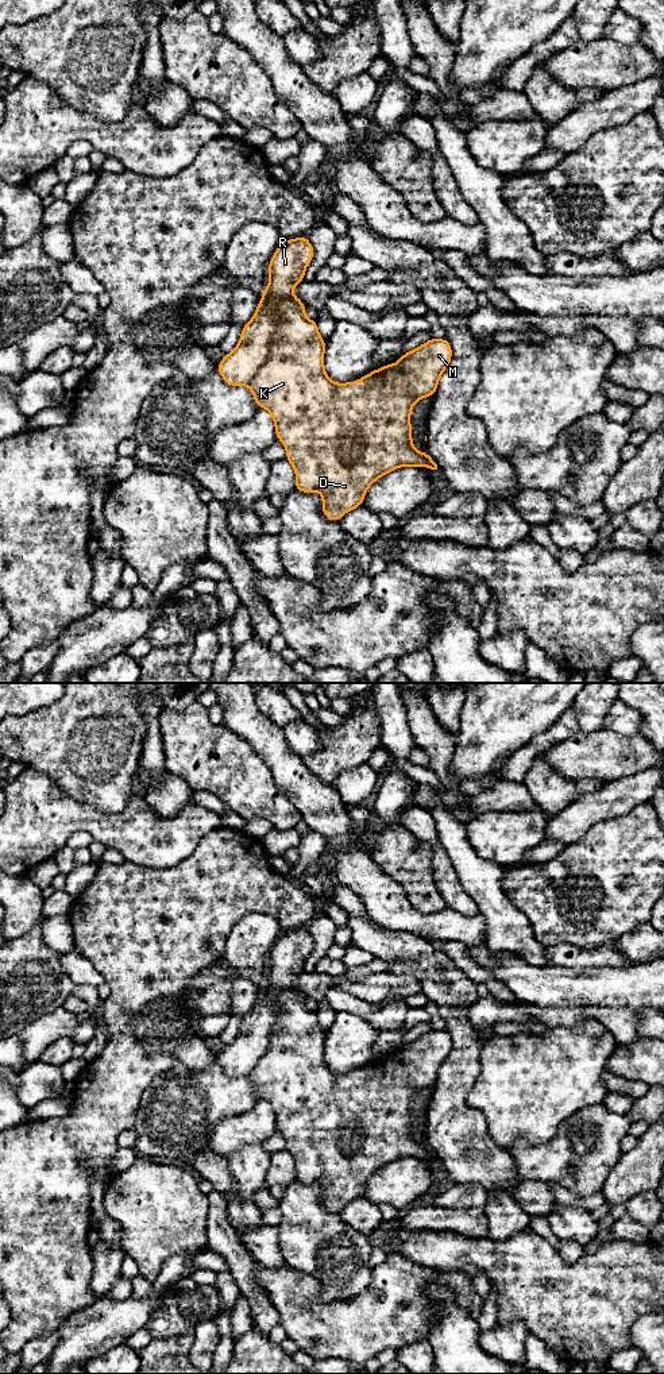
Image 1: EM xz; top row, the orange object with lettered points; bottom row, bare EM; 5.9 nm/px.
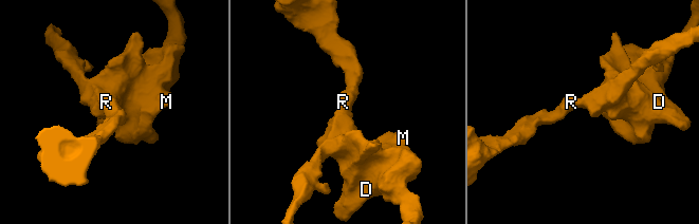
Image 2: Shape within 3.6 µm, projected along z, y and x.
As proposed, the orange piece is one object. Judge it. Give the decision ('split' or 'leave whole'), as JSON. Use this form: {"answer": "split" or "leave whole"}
{"answer": "split"}

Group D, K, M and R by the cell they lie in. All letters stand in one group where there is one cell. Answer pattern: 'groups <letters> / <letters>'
groups D K M / R

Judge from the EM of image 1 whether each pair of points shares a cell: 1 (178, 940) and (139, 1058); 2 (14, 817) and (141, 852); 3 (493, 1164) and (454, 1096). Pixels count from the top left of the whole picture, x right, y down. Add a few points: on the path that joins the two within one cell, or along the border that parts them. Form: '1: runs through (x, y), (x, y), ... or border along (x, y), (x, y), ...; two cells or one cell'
1: runs through (149, 969), (119, 1007), (127, 1029); one cell
2: runs through (45, 817), (85, 817), (109, 829); one cell
3: runs through (478, 1150), (458, 1129), (458, 1114); one cell

